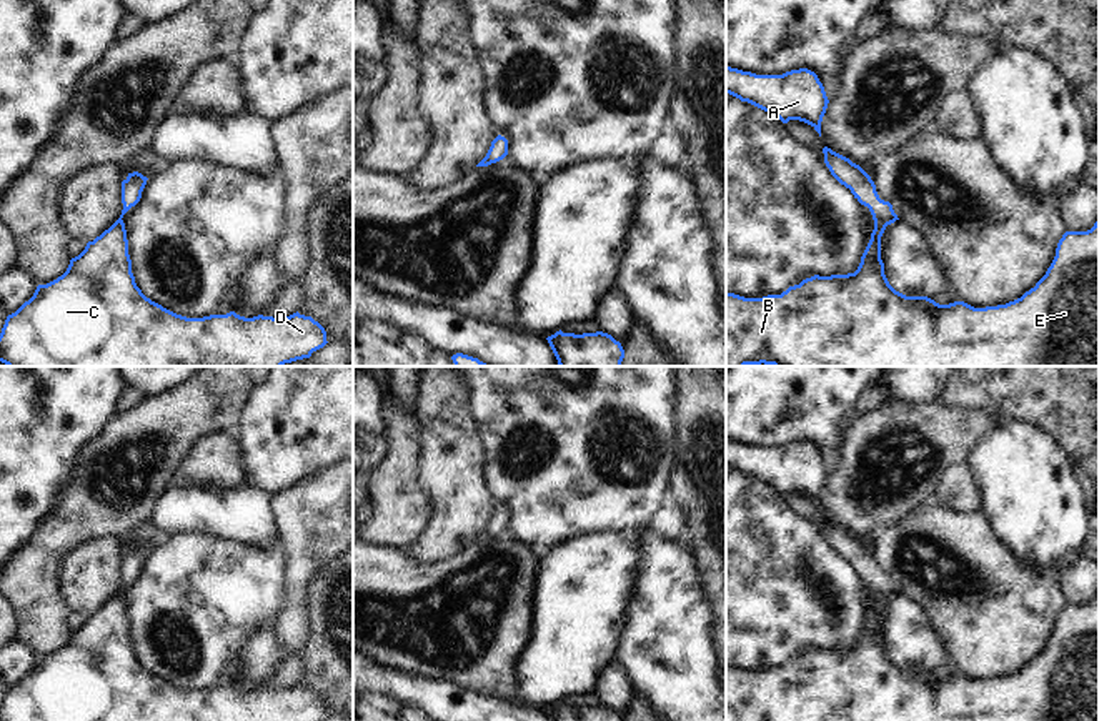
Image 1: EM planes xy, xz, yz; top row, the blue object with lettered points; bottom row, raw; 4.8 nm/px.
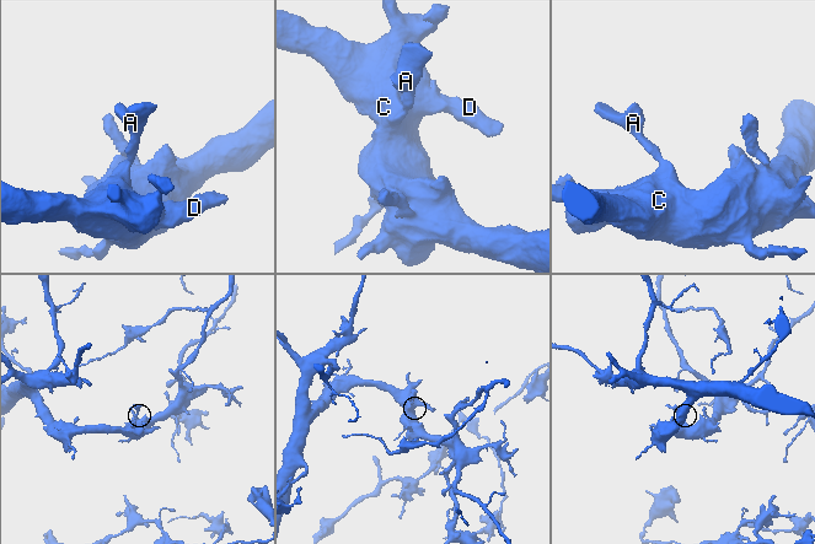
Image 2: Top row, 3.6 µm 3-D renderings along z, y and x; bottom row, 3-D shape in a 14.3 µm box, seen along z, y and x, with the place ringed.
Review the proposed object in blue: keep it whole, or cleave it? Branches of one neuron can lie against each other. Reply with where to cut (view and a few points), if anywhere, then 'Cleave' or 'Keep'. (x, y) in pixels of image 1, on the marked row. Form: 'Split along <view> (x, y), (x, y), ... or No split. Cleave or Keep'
No split. Keep.

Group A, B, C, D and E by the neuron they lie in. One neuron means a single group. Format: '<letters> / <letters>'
A B C D E

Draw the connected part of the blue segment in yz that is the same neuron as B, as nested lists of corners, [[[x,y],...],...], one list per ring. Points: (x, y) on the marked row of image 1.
[[[824,147],[831,175],[869,208],[874,230],[854,273],[803,280],[781,295],[744,298],[726,293],[726,366],[1099,366],[1099,220],[1087,231],[1066,231],[1046,275],[1021,298],[974,308],[964,301],[939,305],[927,296],[896,291],[881,260],[881,236],[898,215],[879,198],[871,177],[849,158]]]

